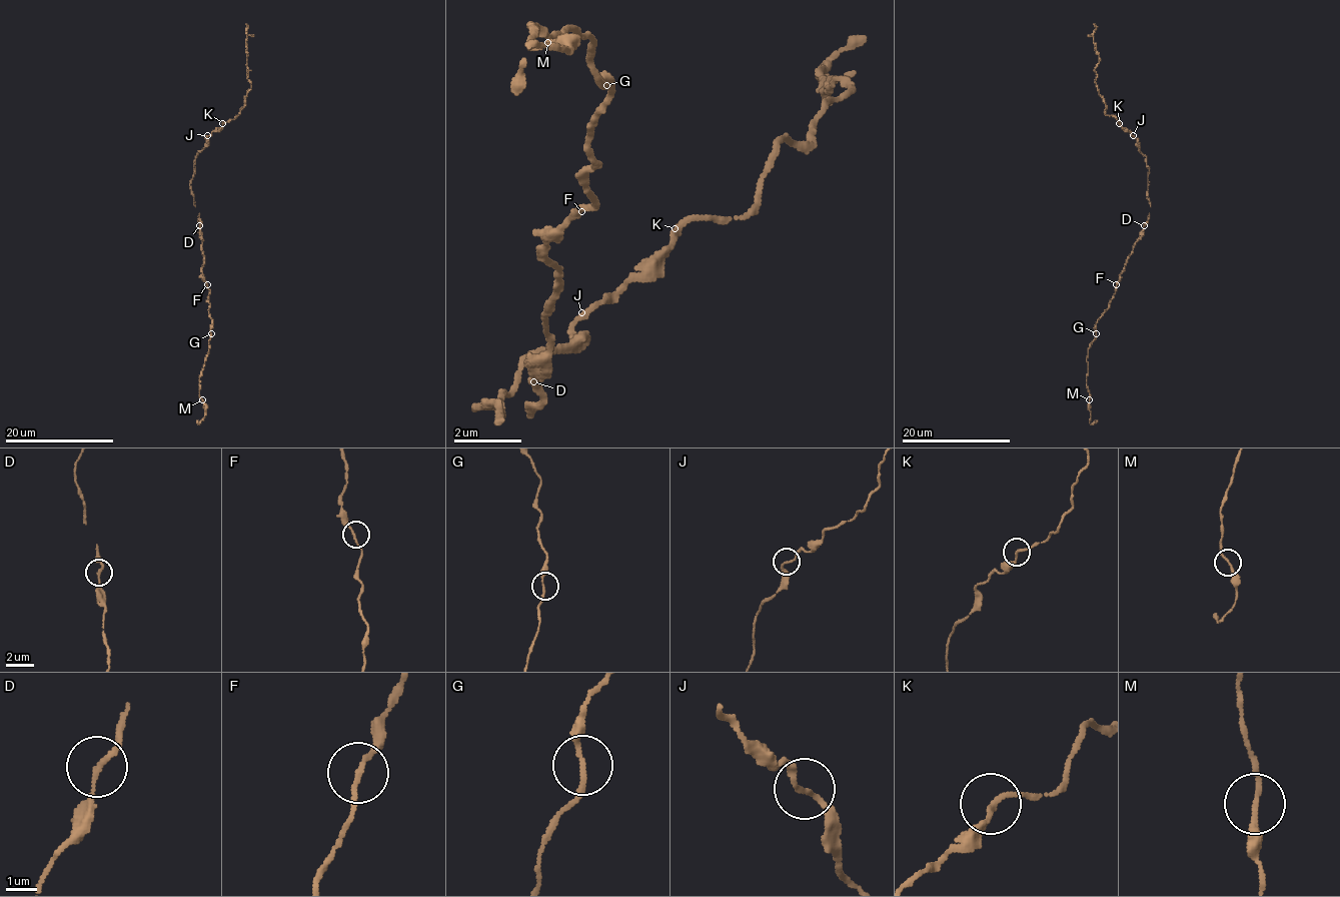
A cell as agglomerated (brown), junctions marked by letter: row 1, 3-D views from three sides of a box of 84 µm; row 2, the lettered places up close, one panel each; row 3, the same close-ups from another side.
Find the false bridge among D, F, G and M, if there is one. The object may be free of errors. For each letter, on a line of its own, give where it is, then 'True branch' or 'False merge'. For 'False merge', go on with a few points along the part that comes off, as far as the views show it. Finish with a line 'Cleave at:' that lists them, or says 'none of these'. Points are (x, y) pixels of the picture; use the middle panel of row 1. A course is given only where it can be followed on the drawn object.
D: Place: (533, 381). True branch
F: Place: (581, 211). True branch
G: Place: (606, 85). True branch
M: Place: (547, 42). True branch
Cleave at: none of these

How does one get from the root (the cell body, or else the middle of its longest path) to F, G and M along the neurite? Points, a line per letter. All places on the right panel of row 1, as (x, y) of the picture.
F: (1149, 216), (1144, 233), (1136, 243), (1116, 284)
G: (1149, 216), (1144, 233), (1121, 274), (1114, 297), (1096, 323), (1096, 333)
M: (1149, 216), (1144, 233), (1121, 274), (1114, 297), (1096, 323), (1096, 338), (1087, 357), (1089, 399)

